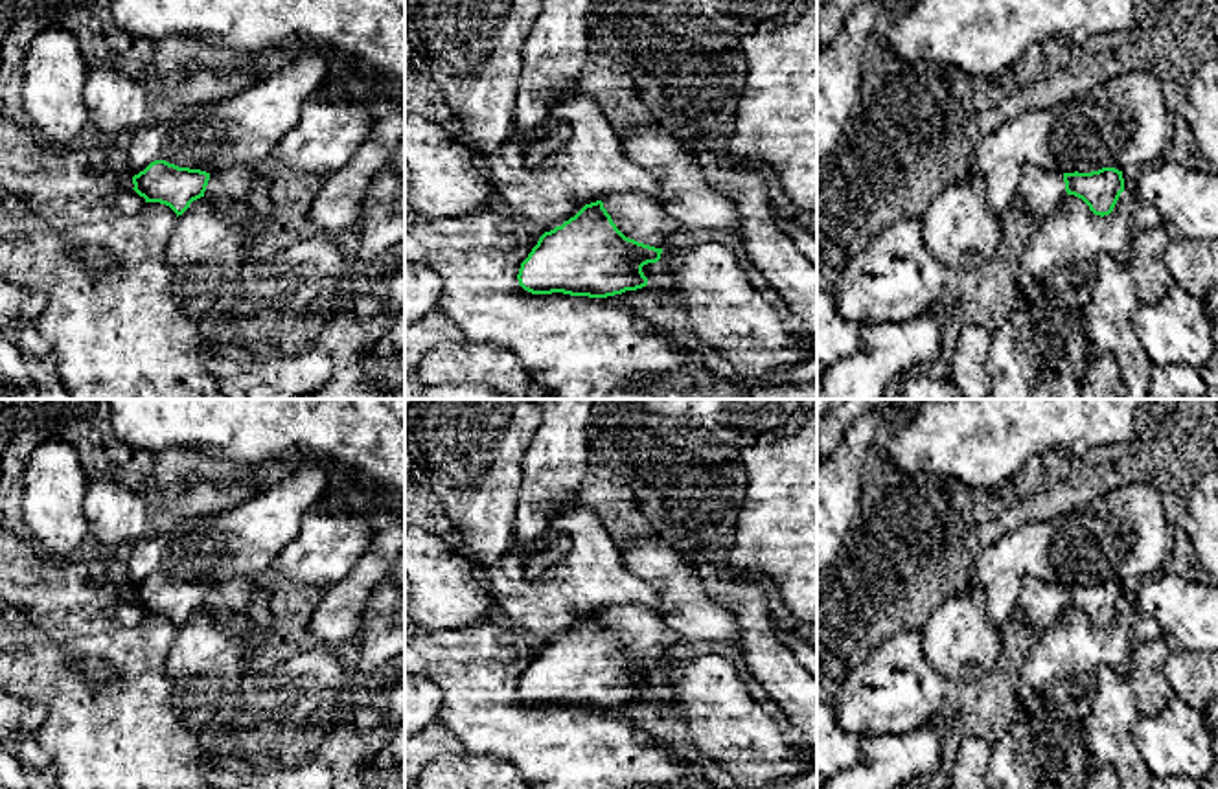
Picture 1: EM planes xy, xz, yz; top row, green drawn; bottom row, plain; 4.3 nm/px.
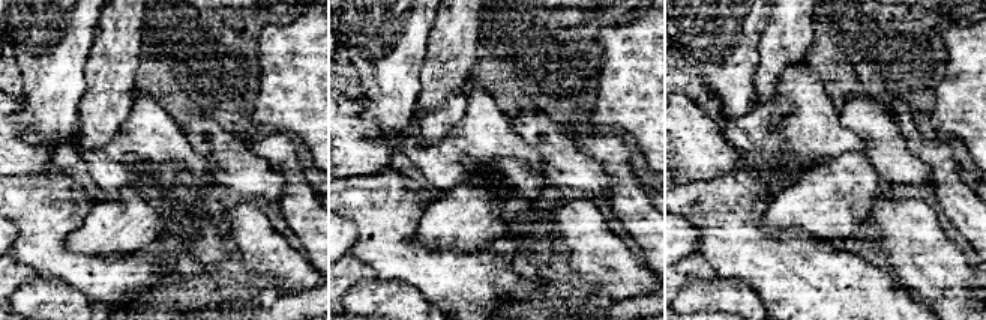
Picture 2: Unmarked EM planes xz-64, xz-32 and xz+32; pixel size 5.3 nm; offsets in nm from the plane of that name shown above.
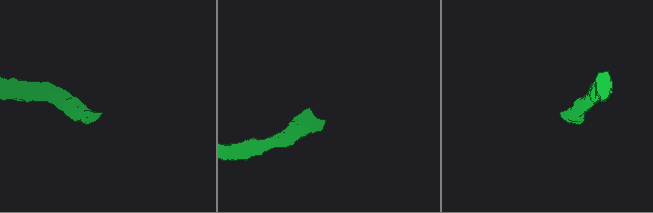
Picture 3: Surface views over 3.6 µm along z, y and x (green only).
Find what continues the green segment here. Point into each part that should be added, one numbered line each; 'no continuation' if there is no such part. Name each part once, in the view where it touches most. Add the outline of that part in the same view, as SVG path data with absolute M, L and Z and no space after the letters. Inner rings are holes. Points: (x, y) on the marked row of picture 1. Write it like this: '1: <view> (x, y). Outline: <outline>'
1: xz (637, 216). Outline: M618 191L602 202L626 237L655 248L664 248L666 237L681 228L662 204L644 191Z

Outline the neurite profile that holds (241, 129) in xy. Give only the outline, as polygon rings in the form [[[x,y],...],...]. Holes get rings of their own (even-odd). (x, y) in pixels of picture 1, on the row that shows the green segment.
[[[294,50],[289,61],[256,85],[210,105],[180,109],[167,118],[149,120],[132,132],[129,153],[131,178],[155,160],[206,173],[232,166],[256,166],[278,151],[280,142],[294,129],[302,105],[318,94],[331,72],[329,63],[311,51]]]

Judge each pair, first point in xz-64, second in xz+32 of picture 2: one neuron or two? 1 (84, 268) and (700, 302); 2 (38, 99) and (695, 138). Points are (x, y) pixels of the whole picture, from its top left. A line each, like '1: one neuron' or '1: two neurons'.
1: two neurons
2: two neurons

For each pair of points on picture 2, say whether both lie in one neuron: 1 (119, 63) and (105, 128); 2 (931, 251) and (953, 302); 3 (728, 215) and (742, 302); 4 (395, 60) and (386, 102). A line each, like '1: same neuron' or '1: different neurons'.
1: same neuron
2: same neuron
3: different neurons
4: same neuron

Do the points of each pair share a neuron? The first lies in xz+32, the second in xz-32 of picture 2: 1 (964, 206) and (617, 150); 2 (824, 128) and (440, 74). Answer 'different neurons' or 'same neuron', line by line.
1: same neuron
2: different neurons

